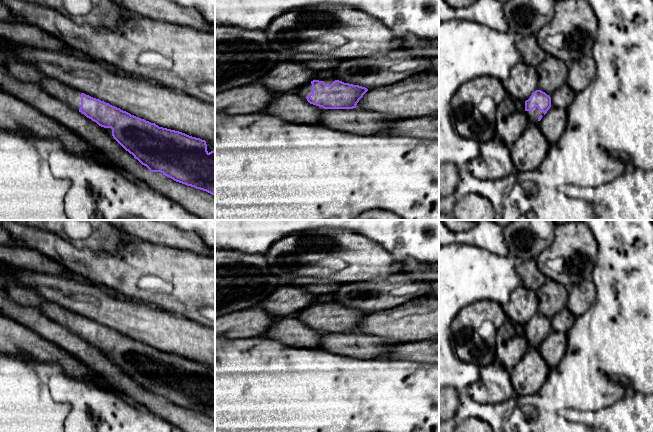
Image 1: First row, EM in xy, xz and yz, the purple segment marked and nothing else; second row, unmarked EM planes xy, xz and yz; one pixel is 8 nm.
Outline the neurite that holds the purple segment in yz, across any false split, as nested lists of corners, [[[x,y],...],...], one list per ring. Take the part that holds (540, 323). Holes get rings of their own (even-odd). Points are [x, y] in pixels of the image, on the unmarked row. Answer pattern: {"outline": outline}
{"outline": [[[536,314],[525,325],[525,337],[529,347],[537,348],[551,331],[551,321],[541,314]]]}

